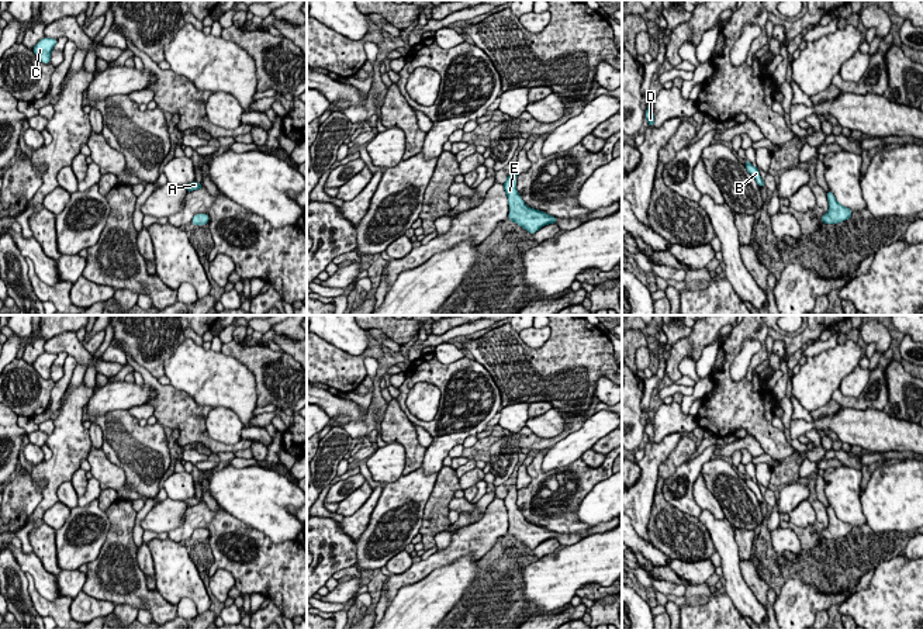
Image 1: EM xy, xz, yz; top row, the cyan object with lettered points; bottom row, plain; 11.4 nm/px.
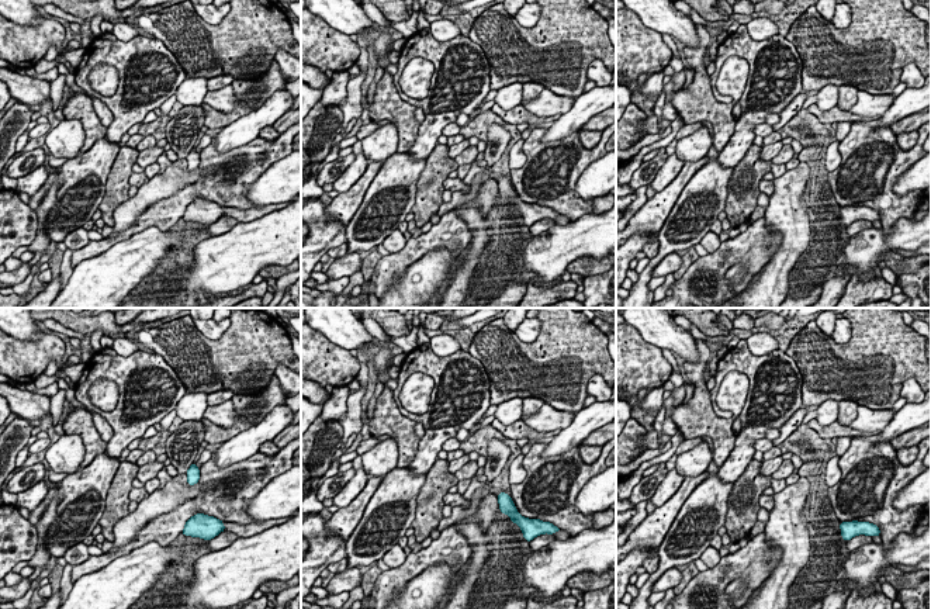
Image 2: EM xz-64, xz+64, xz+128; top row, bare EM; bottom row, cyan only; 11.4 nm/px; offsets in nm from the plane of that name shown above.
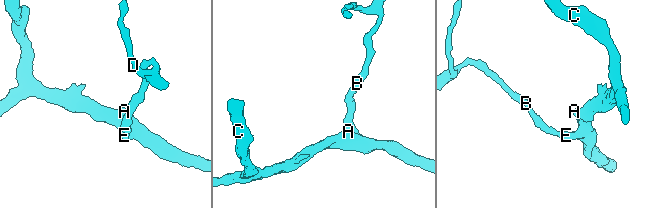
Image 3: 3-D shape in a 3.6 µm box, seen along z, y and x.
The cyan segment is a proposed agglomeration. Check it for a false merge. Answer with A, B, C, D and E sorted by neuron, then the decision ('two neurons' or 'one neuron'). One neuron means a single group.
A B C D E; one neuron

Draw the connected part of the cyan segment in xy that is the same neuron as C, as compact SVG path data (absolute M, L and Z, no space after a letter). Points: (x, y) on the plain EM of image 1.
M42 353L38 359L32 363L34 369L39 373L42 379L49 379L51 367L56 360L58 355L55 353Z

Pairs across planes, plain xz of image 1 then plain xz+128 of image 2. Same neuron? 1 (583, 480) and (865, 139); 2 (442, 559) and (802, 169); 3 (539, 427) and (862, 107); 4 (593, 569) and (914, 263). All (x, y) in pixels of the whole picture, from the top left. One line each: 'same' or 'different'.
1: same
2: different
3: same
4: different

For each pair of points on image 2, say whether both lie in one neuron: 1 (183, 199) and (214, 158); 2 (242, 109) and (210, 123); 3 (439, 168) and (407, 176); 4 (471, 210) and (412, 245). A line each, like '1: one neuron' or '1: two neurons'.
1: one neuron
2: one neuron
3: two neurons
4: two neurons

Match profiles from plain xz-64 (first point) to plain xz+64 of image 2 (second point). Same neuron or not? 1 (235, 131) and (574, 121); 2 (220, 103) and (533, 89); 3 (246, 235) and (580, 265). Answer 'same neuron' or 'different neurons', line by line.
1: same neuron
2: different neurons
3: different neurons

